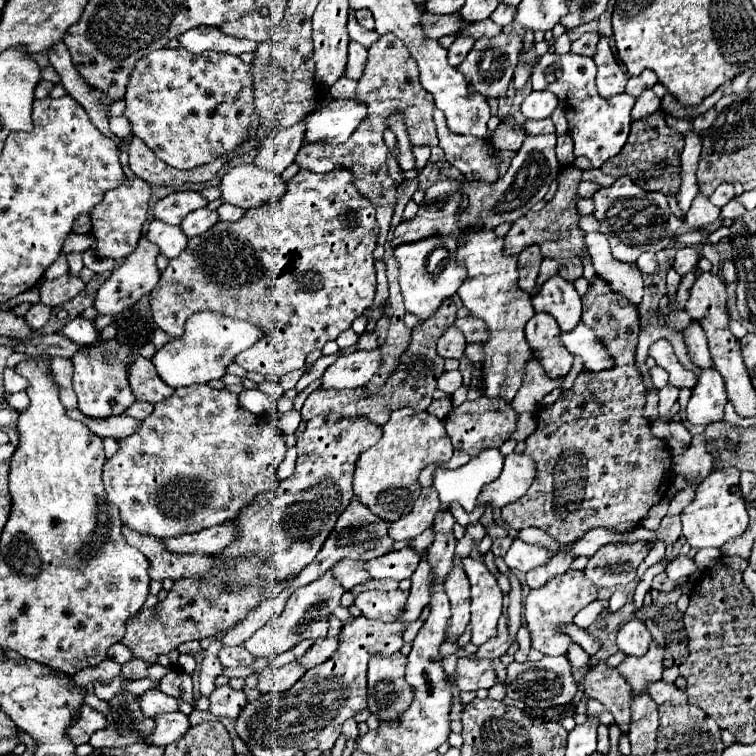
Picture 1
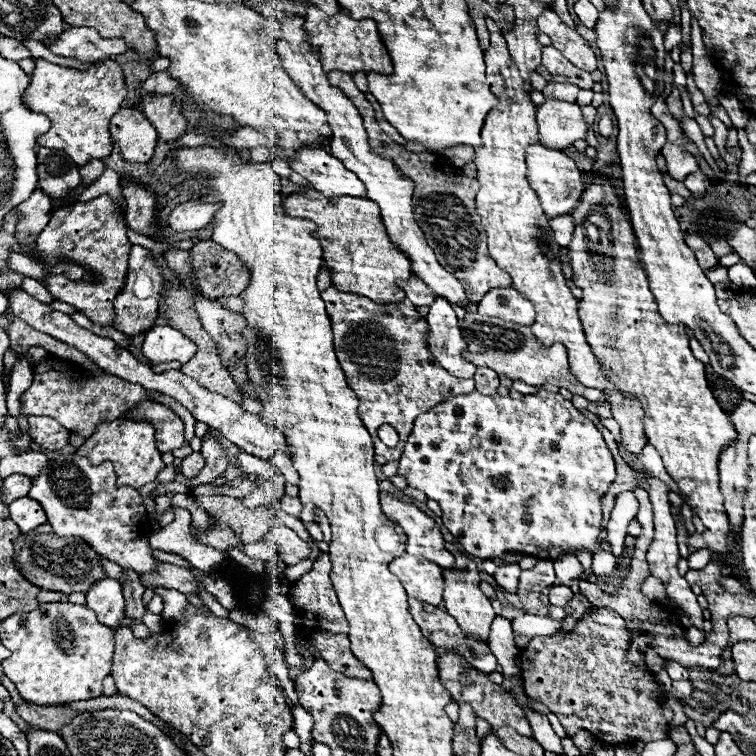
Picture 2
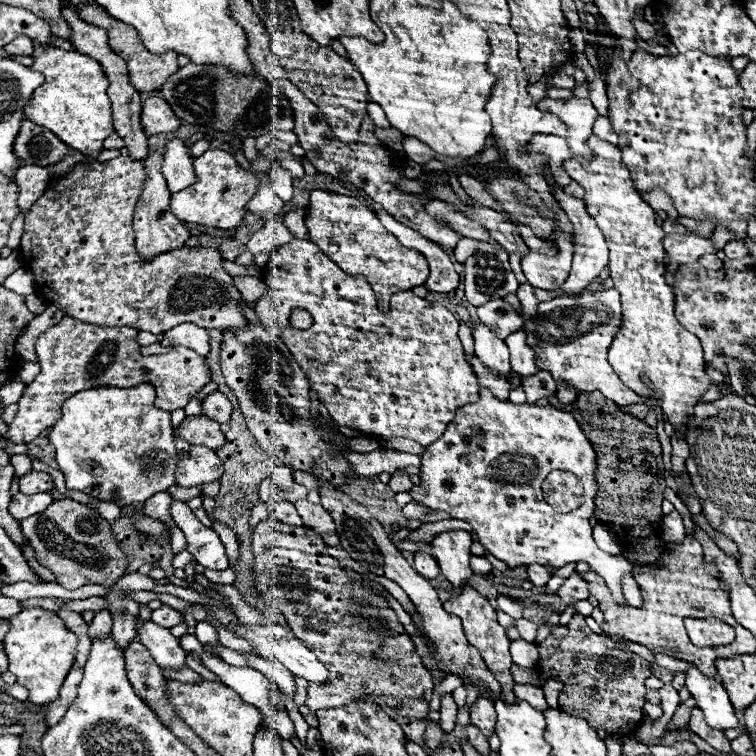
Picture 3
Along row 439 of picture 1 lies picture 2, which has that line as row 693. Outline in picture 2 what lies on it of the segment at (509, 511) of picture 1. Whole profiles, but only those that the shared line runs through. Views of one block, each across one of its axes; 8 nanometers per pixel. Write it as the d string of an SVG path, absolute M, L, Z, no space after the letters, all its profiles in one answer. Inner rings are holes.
M596 608L594 612L584 614L572 632L546 638L538 636L522 648L522 680L526 694L536 702L546 704L550 712L558 716L568 738L572 738L576 730L588 730L598 740L618 746L622 742L652 742L668 736L668 722L662 718L662 706L658 704L660 688L654 676L634 668L626 660L626 648L620 644L630 644L624 620L610 608Z

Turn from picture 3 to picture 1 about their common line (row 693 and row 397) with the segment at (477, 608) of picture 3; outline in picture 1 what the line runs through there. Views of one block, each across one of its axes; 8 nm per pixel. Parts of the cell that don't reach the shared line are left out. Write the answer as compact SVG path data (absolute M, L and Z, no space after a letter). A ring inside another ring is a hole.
M474 232L466 236L466 242L458 246L456 250L456 264L466 268L466 278L462 280L460 288L458 288L458 296L462 298L462 304L470 310L472 318L480 318L486 328L488 328L488 340L482 342L482 352L484 352L484 360L482 360L482 386L484 386L484 396L488 398L504 398L506 402L512 400L512 396L518 392L520 384L522 384L522 376L524 376L524 362L532 356L532 348L524 336L524 324L534 316L534 308L530 302L530 294L522 292L518 288L518 260L516 256L504 256L502 254L502 238L496 238L492 232Z

